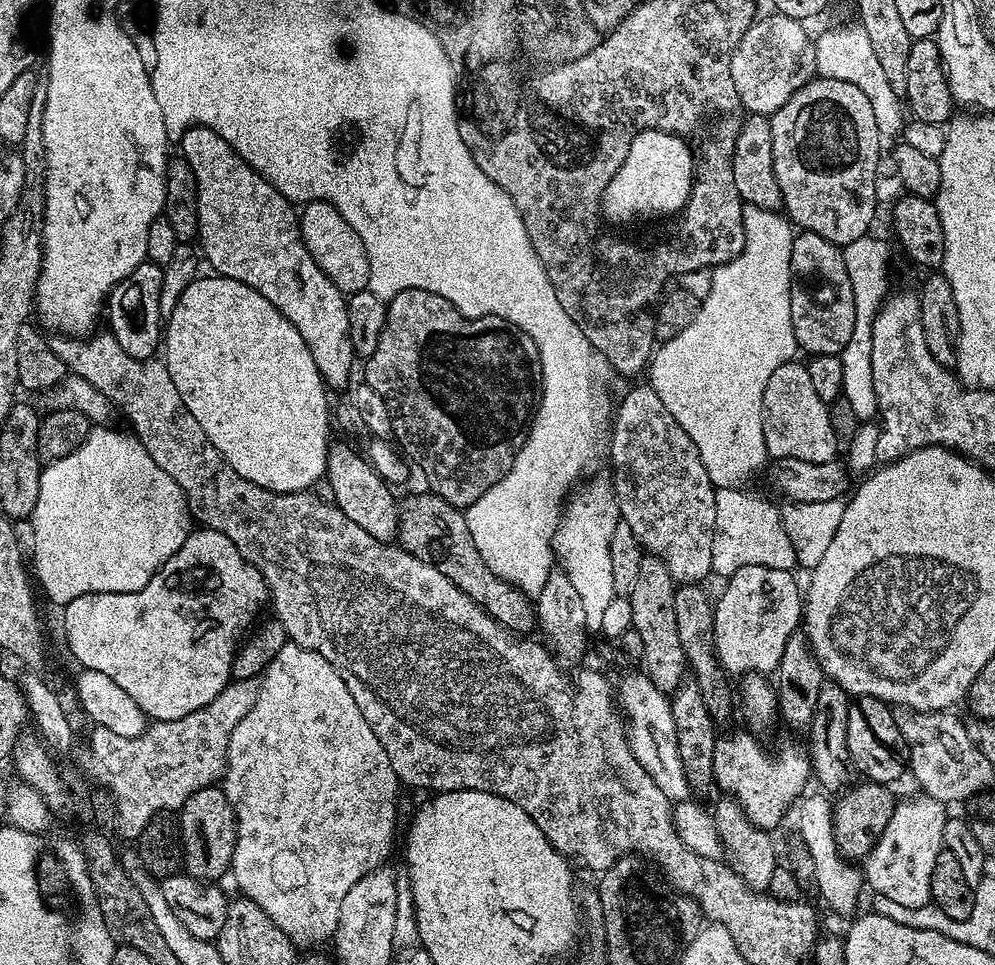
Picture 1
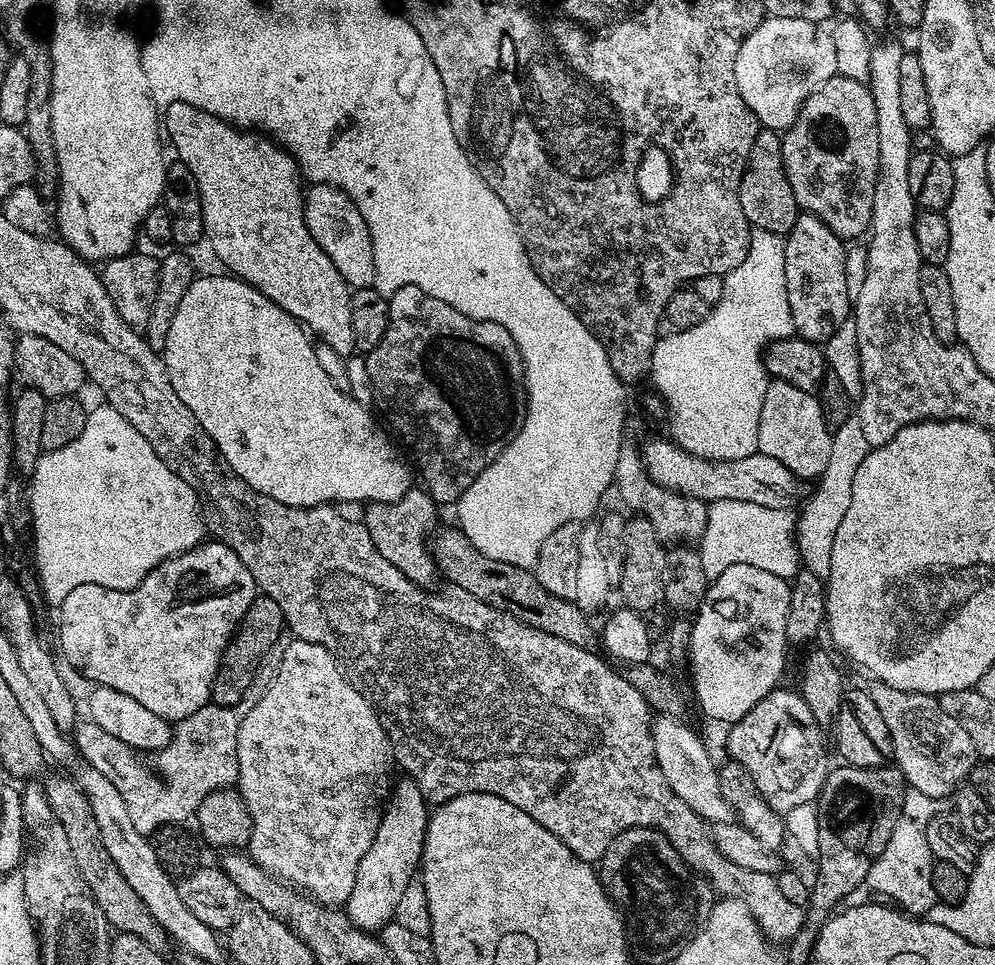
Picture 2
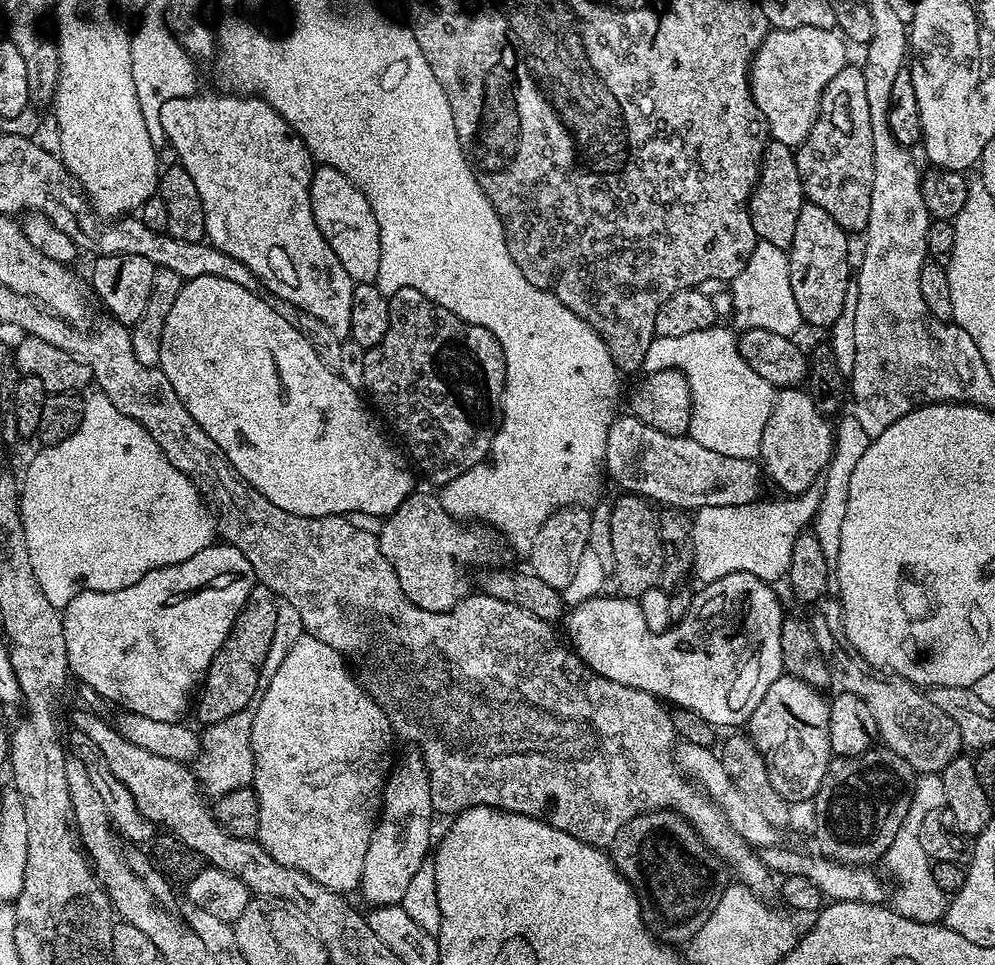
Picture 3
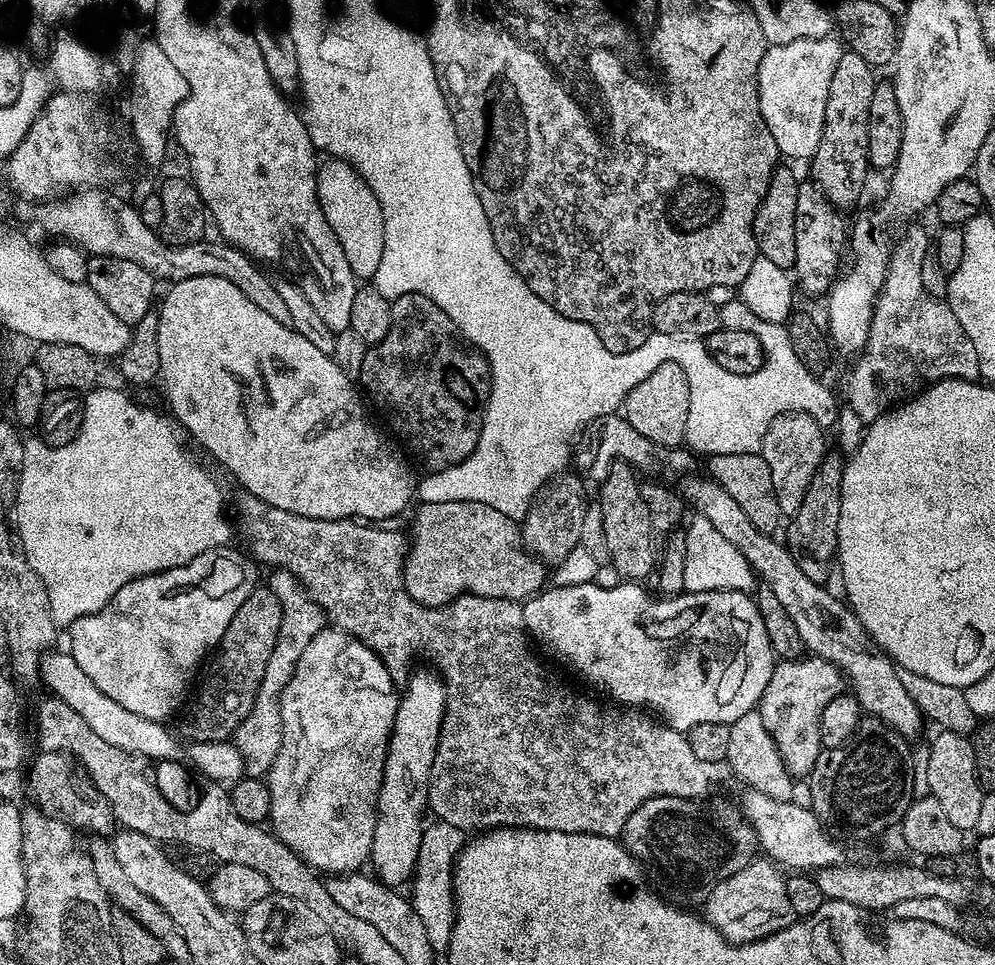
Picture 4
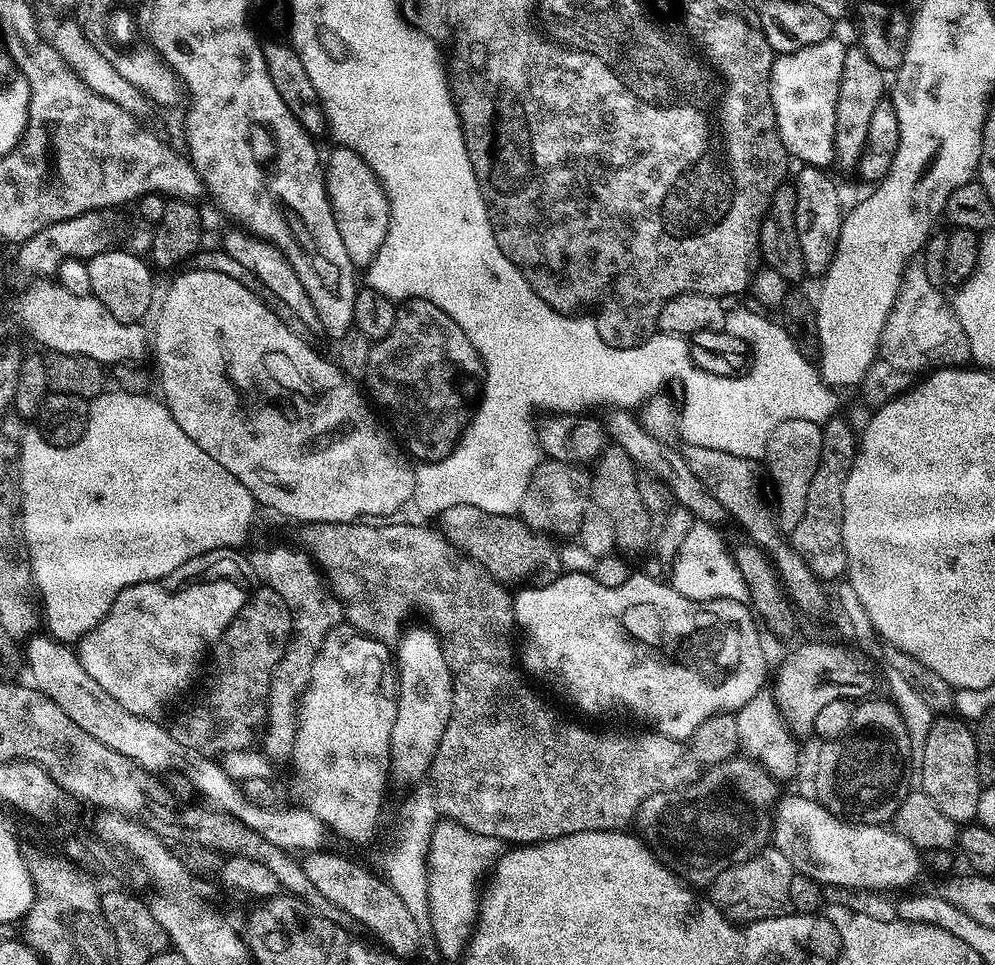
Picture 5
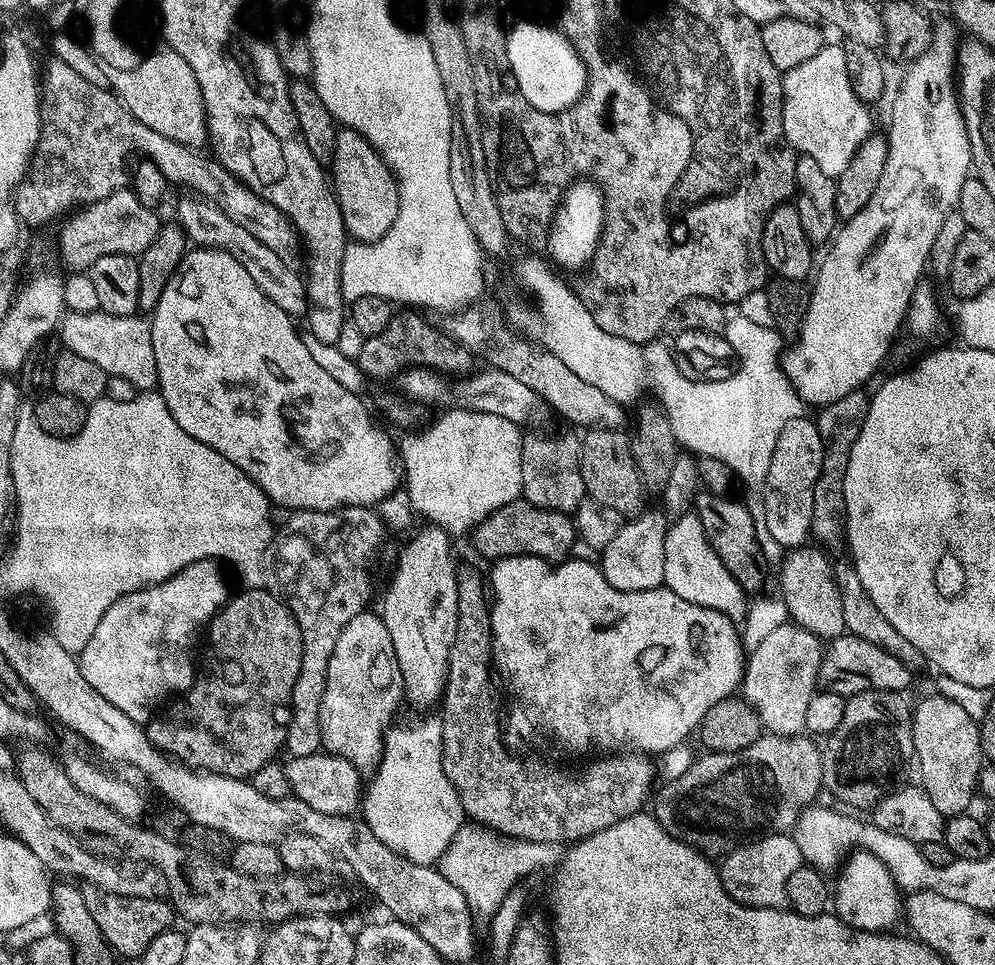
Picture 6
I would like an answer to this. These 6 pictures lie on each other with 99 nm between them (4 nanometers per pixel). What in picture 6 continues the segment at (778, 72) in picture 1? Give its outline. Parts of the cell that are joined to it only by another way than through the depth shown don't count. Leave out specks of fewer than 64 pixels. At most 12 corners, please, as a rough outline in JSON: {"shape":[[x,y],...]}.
{"shape":[[846,54],[783,73],[784,133],[833,178],[872,135]]}

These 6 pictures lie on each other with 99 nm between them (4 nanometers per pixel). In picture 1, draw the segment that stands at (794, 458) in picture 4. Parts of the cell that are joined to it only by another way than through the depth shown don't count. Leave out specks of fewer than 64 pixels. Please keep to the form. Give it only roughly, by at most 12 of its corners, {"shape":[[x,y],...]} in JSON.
{"shape":[[807,363],[766,382],[769,457],[837,459],[828,405]]}

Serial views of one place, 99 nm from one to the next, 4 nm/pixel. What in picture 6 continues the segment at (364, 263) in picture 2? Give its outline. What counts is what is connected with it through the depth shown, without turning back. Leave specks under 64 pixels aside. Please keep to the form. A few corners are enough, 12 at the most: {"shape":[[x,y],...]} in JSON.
{"shape":[[339,129],[330,183],[345,233],[374,244],[400,186],[362,134]]}

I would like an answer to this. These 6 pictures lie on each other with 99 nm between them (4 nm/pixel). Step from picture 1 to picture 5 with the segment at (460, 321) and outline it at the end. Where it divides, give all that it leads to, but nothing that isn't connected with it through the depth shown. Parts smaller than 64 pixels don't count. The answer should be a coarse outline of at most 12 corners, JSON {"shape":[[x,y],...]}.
{"shape":[[434,302],[397,307],[362,384],[409,457],[441,460],[481,395]]}

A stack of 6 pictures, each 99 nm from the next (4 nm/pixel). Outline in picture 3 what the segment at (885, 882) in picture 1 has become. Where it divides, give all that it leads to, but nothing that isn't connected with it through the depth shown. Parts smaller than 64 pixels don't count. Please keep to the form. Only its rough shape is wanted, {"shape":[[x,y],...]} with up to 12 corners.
{"shape":[[921,775],[901,826],[883,854],[896,883],[894,911],[943,921],[949,897],[934,882],[918,834],[945,807],[943,779]]}

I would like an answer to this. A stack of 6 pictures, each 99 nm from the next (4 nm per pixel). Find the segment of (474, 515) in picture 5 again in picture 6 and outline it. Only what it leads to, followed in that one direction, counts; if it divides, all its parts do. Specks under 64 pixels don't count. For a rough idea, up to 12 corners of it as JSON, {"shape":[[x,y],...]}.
{"shape":[[521,498],[494,510],[470,539],[488,562],[563,562],[578,537],[569,513]]}

